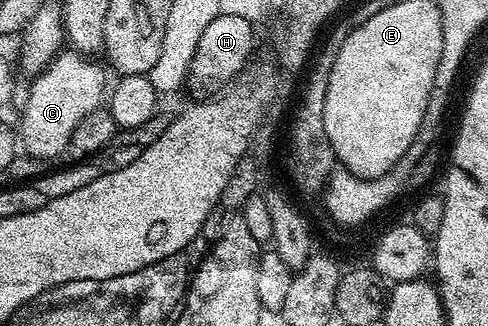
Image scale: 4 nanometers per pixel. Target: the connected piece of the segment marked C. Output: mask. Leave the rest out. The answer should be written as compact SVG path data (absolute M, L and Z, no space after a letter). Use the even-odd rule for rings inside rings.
M65 48L57 57L49 61L49 65L32 79L29 86L29 95L25 98L25 107L21 110L21 126L19 125L19 146L26 155L32 158L53 160L61 153L69 150L71 132L79 125L79 120L87 116L87 112L95 112L102 109L103 99L107 94L107 82L105 86L106 67L100 66L92 57L79 54L72 48Z

